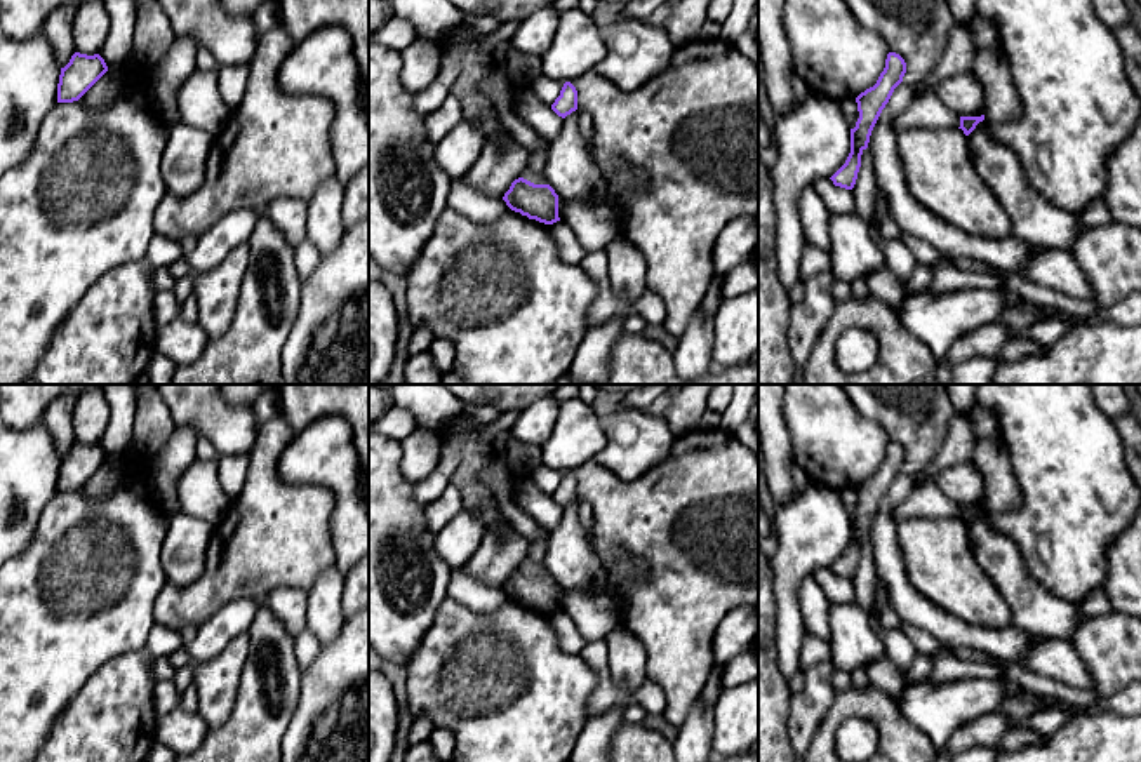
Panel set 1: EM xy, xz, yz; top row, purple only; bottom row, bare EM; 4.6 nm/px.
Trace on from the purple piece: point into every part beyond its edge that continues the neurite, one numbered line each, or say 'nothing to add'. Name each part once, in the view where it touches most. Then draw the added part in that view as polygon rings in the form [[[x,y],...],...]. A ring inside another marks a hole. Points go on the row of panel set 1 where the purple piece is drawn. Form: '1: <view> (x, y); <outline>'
nothing to add

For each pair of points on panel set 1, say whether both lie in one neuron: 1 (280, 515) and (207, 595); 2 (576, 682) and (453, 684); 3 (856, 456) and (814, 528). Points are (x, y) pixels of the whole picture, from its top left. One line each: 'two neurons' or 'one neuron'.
1: one neuron
2: one neuron
3: two neurons

